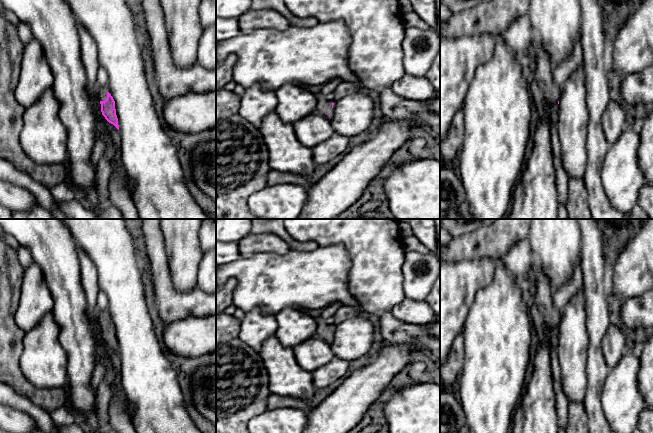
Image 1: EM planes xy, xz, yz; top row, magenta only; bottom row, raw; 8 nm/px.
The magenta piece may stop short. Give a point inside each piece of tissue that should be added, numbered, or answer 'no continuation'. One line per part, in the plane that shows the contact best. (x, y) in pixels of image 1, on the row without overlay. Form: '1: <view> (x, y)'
1: xy (101, 317)

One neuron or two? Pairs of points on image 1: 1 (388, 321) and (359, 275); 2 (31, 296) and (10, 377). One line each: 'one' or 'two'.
1: two
2: two

